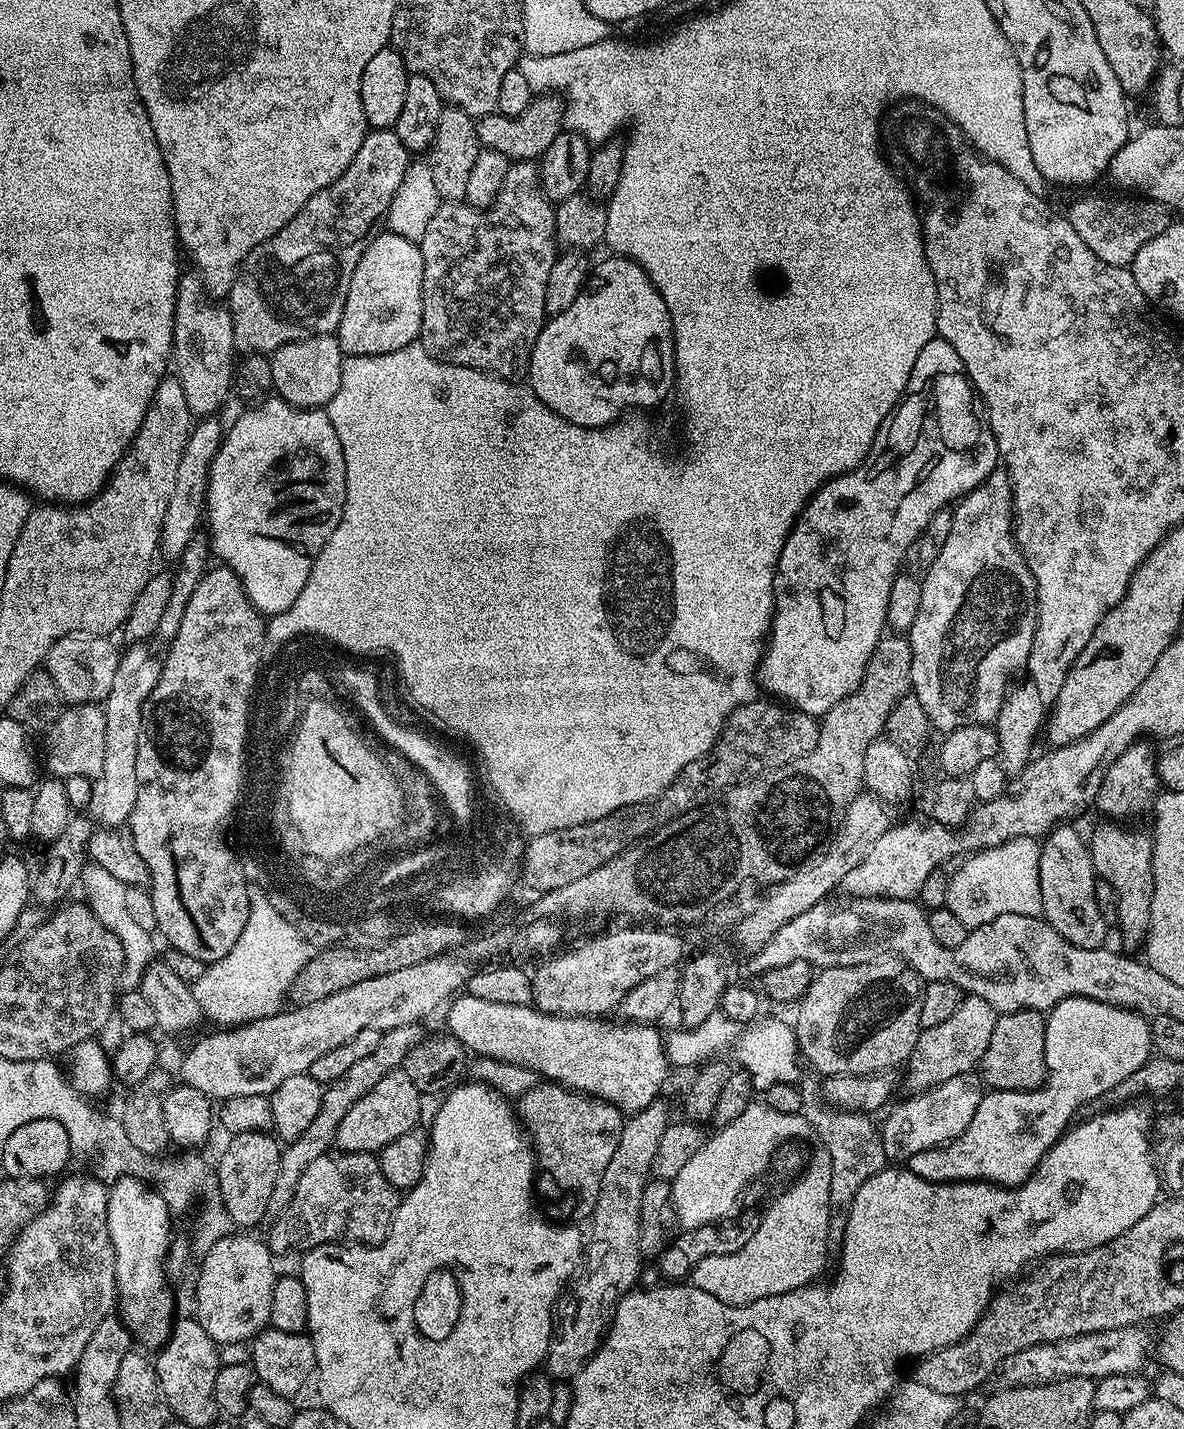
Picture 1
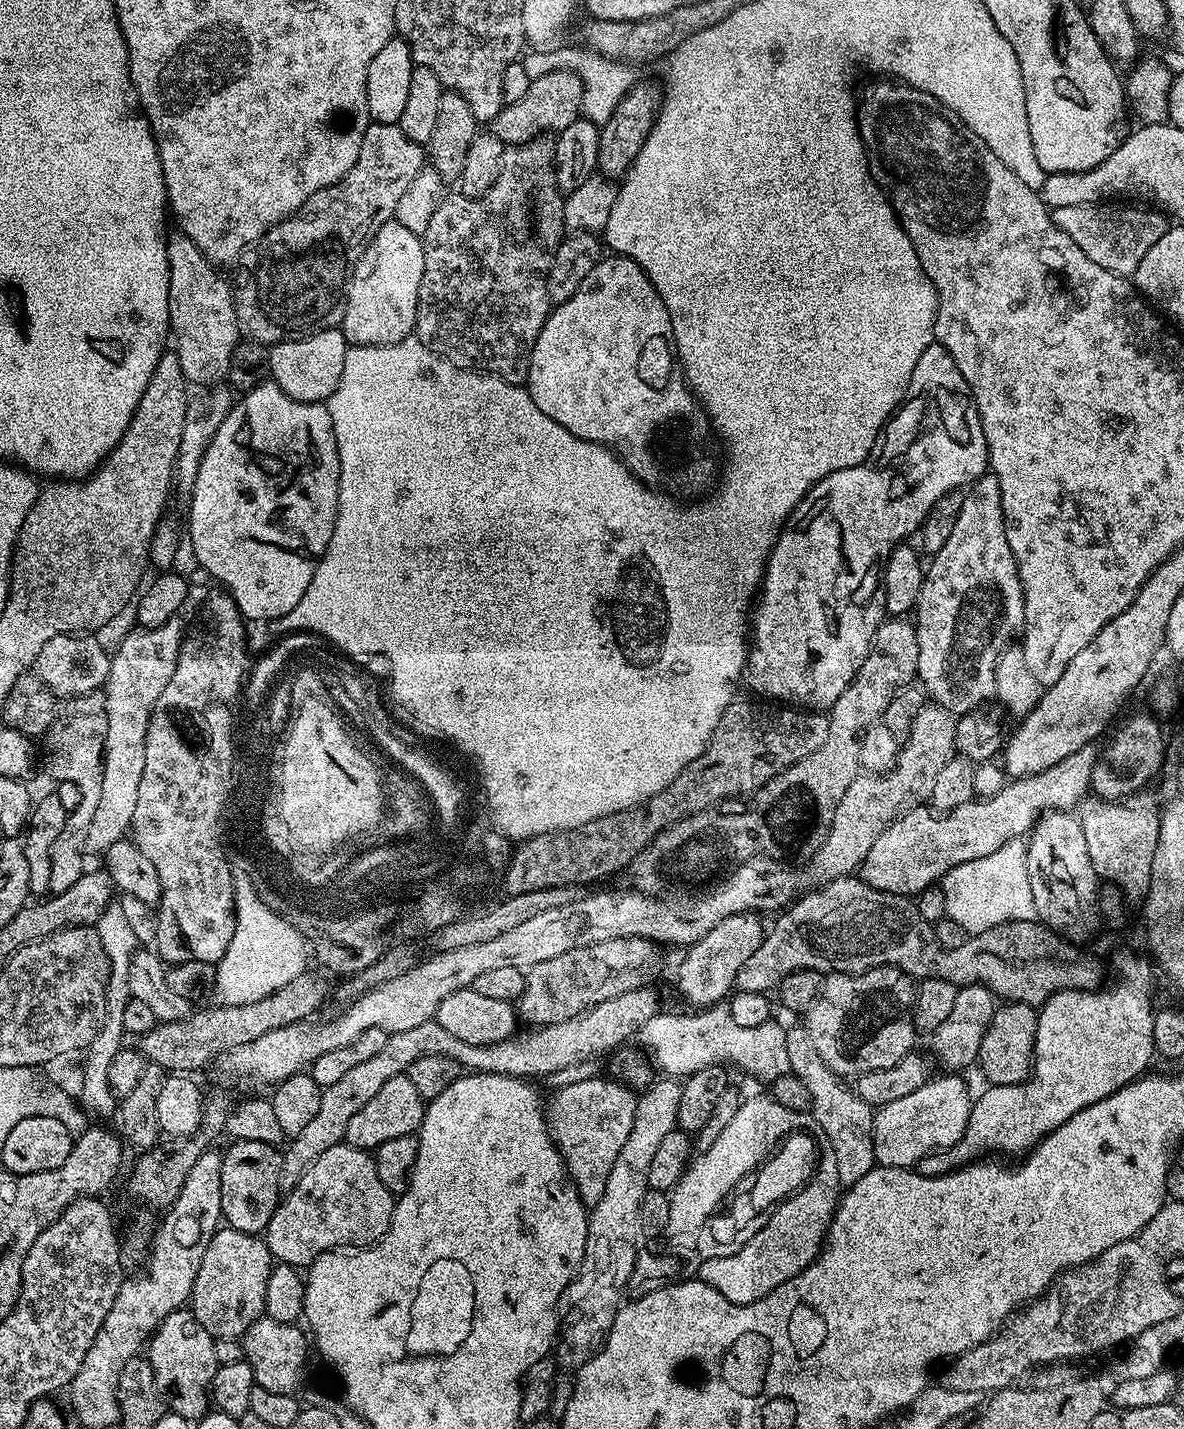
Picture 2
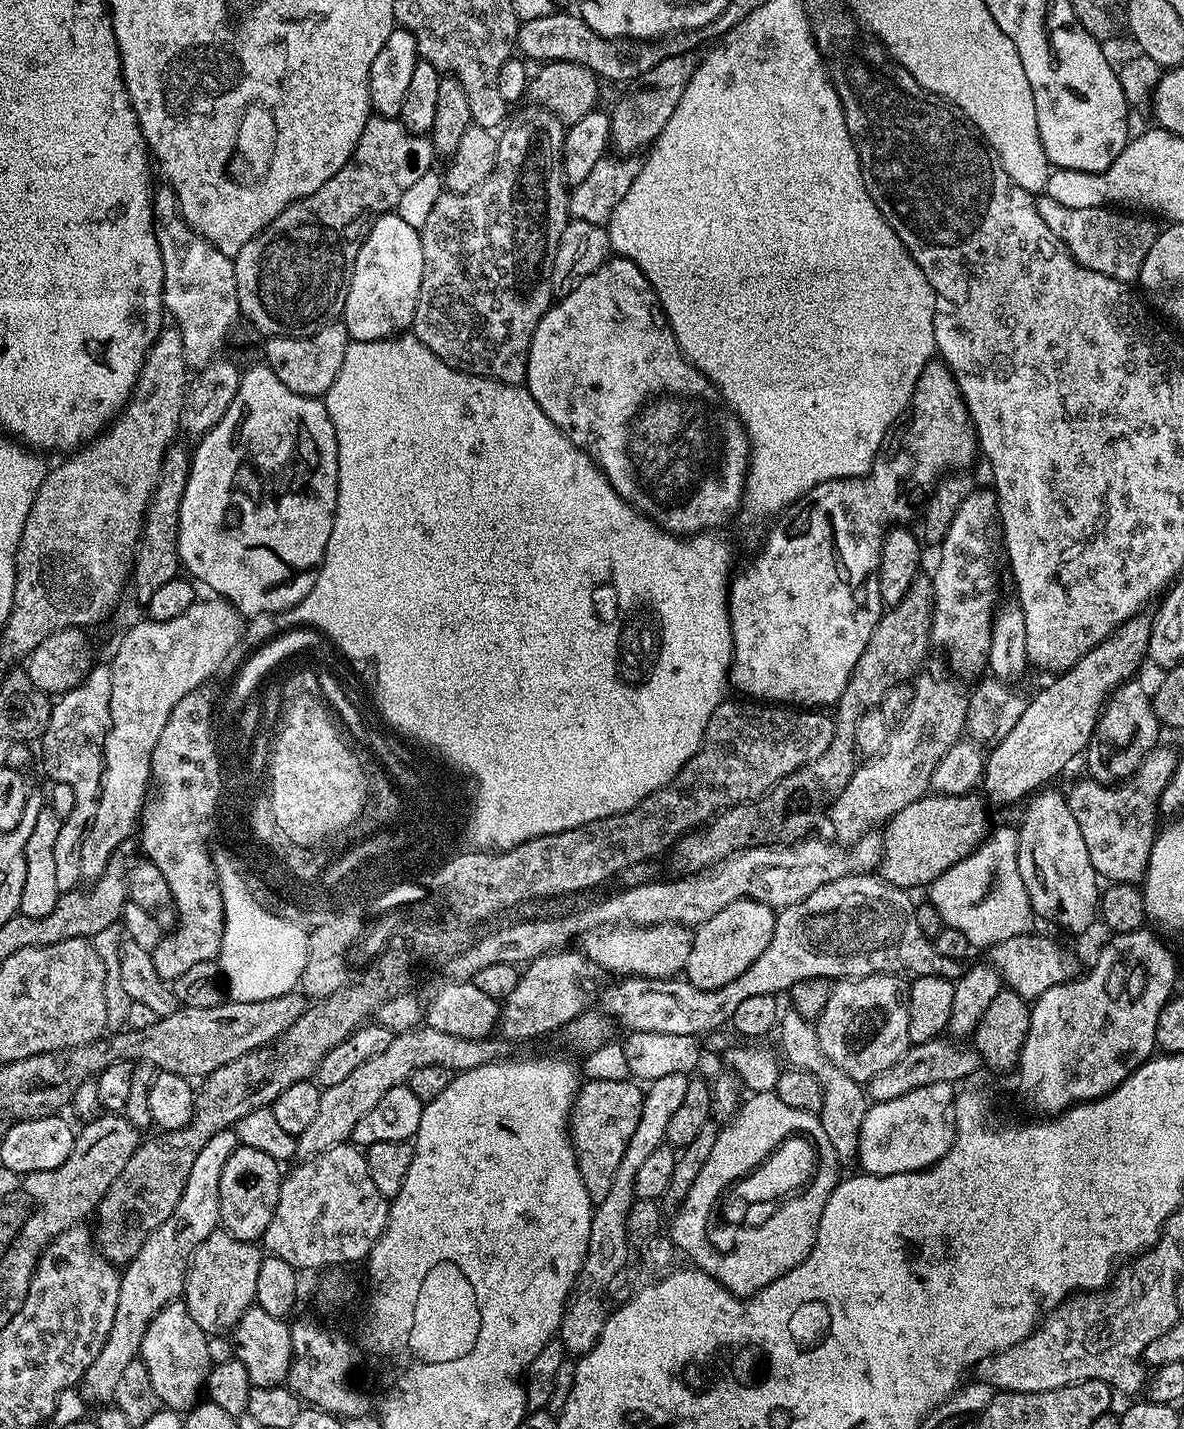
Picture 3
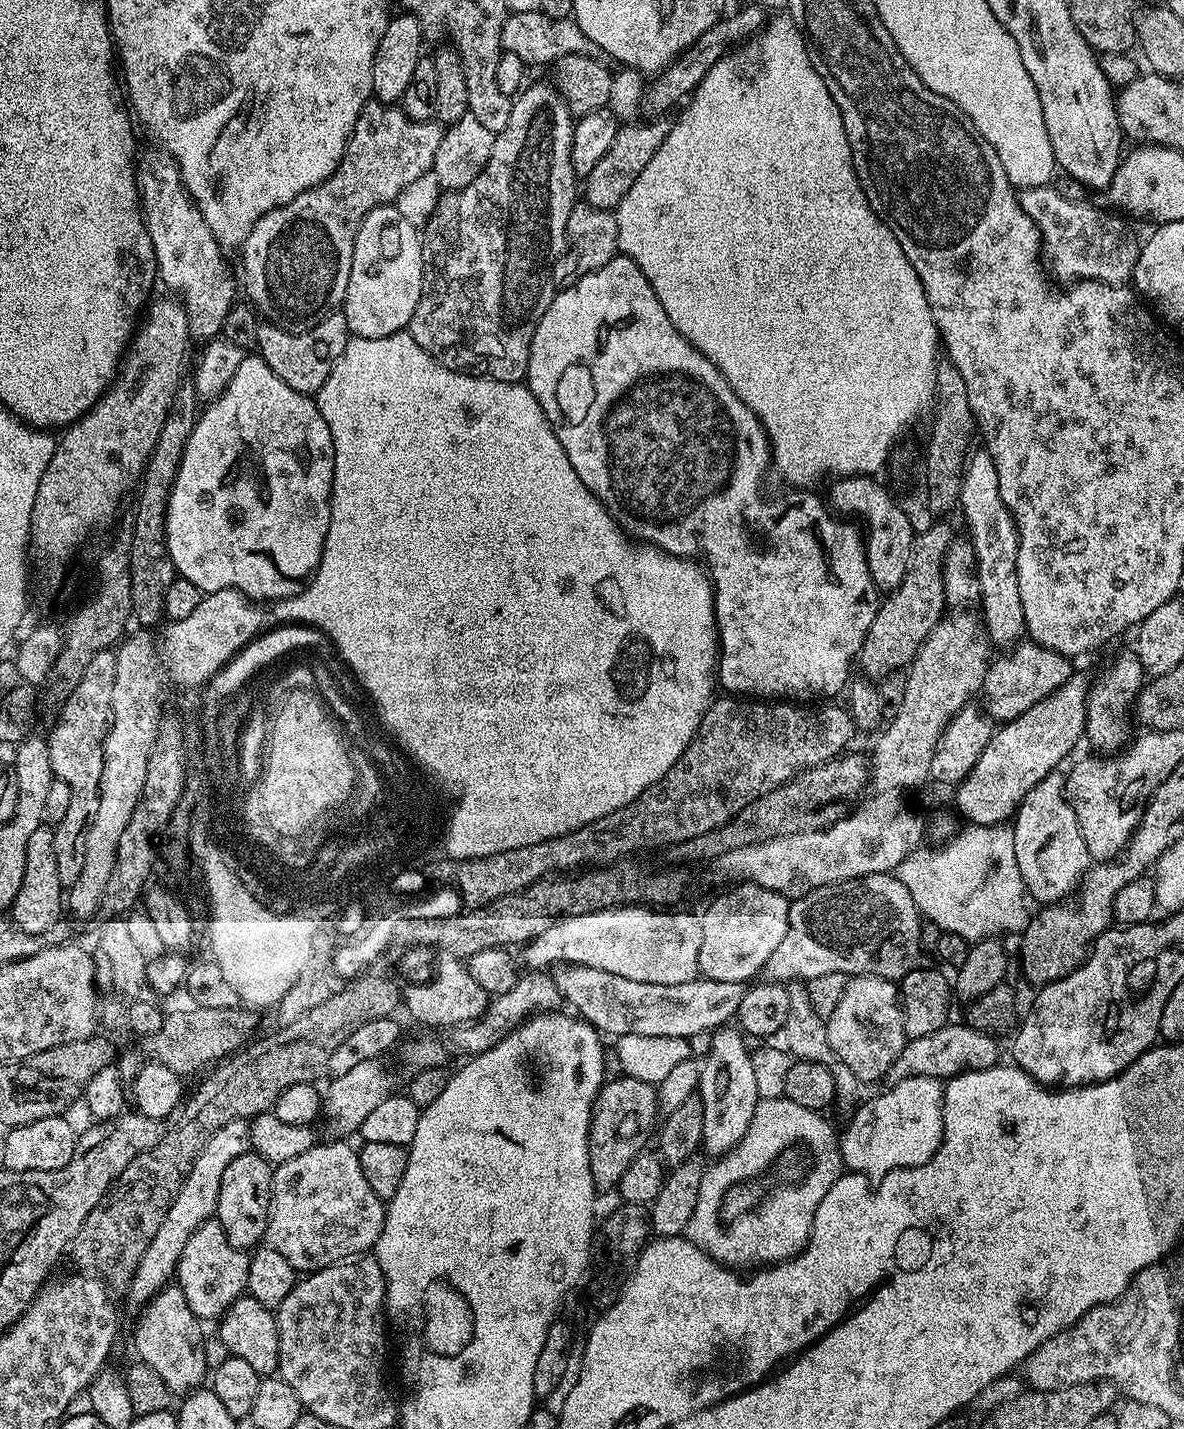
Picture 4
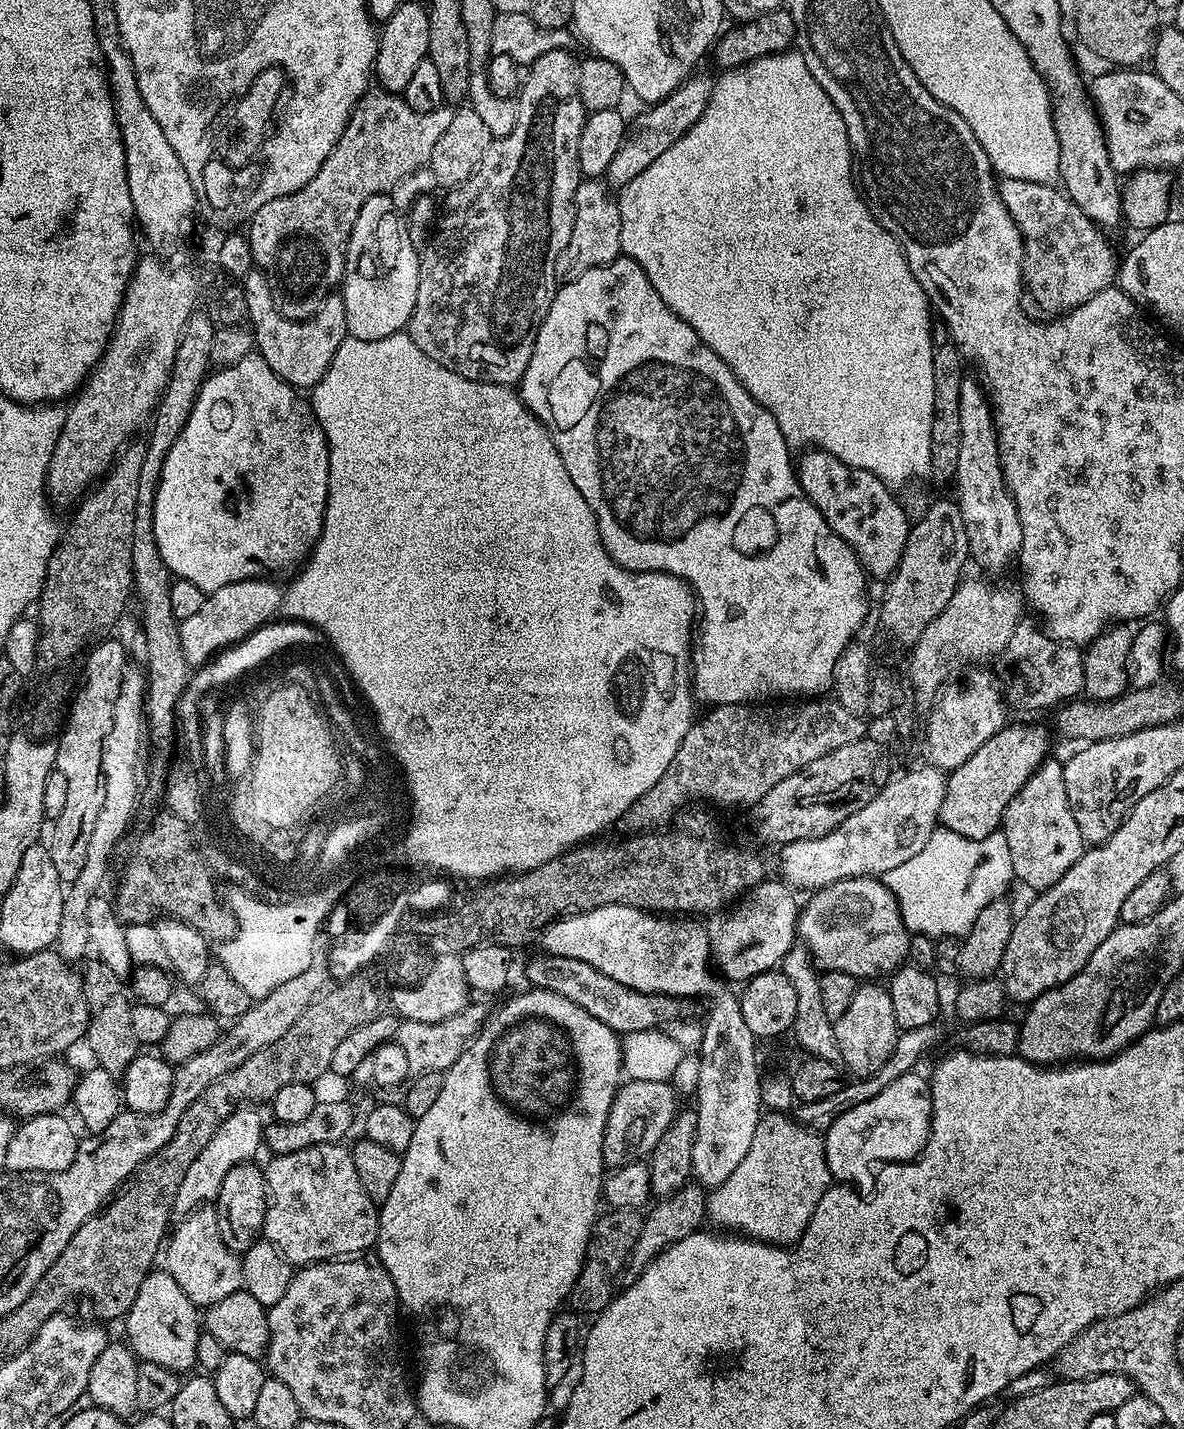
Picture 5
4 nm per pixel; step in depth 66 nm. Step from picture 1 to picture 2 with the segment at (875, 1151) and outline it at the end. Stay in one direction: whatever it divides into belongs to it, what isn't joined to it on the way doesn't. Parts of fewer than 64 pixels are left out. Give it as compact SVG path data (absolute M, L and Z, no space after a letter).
M802 1026L789 1027L786 1031L786 1055L790 1057L791 1075L802 1078L806 1082L806 1090L810 1090L812 1117L822 1126L822 1134L830 1138L830 1150L834 1150L834 1162L838 1162L838 1178L841 1185L851 1186L858 1182L872 1168L877 1167L872 1141L872 1105L862 1102L851 1087L848 1088L843 1079L822 1062L818 1050L814 1046L810 1034Z

